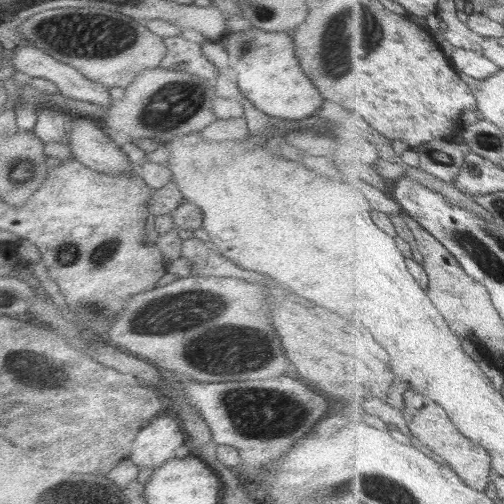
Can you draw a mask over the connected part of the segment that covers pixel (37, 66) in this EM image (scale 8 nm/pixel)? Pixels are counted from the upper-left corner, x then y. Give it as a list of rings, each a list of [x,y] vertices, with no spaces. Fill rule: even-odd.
[[[32,44],[18,45],[10,60],[15,70],[53,82],[65,97],[110,106],[108,87],[84,77],[76,68],[52,58]]]

